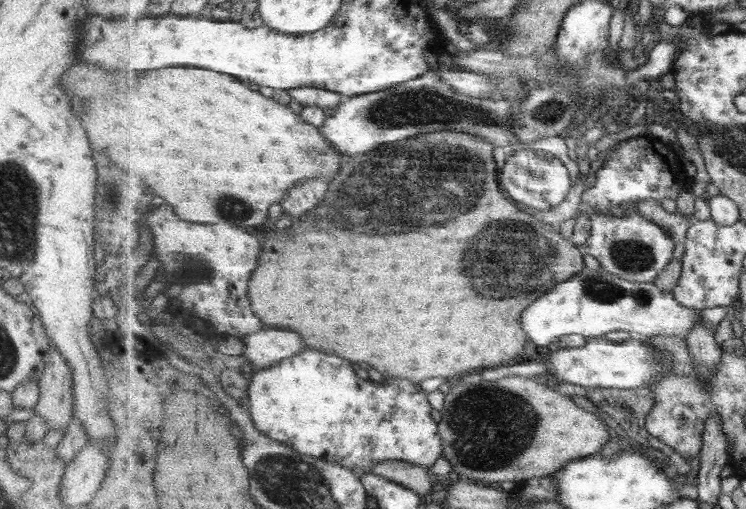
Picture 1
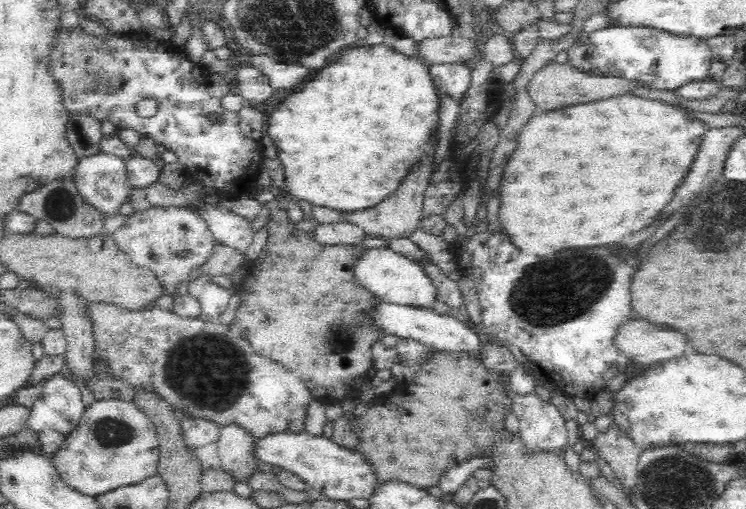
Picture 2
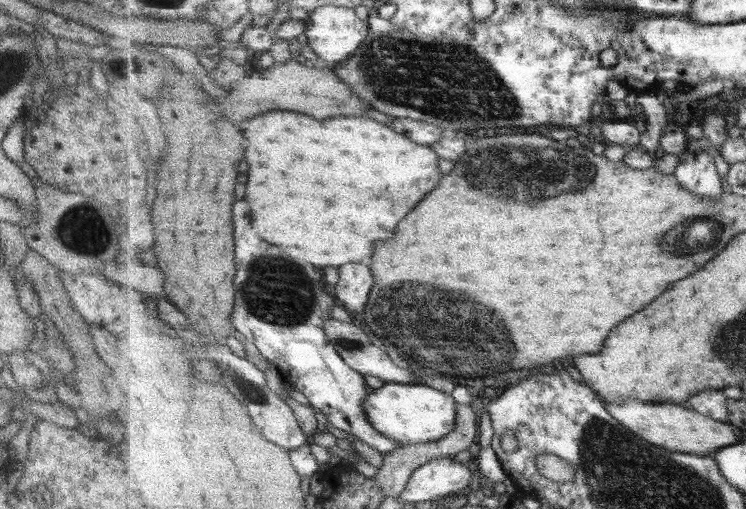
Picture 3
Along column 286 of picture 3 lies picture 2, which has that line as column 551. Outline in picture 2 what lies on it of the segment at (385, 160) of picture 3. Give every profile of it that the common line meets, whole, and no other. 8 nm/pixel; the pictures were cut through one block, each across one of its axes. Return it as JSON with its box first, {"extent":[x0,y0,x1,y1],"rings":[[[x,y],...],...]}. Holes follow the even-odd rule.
{"extent":[497,93,709,255],"rings":[[[624,93],[622,96],[612,96],[602,98],[602,100],[588,101],[584,104],[573,104],[561,109],[532,115],[522,128],[518,146],[510,158],[510,162],[504,168],[504,178],[502,178],[502,200],[497,206],[497,217],[501,228],[506,229],[510,235],[510,240],[524,253],[534,253],[535,255],[549,255],[550,253],[572,248],[590,248],[590,246],[602,246],[602,244],[618,244],[626,236],[640,232],[642,228],[650,226],[658,214],[666,208],[666,204],[674,198],[674,190],[684,182],[684,176],[688,176],[696,154],[698,154],[703,135],[709,129],[706,124],[694,114],[690,109],[683,109],[677,105],[658,100],[648,100],[646,97],[635,96]]]}

